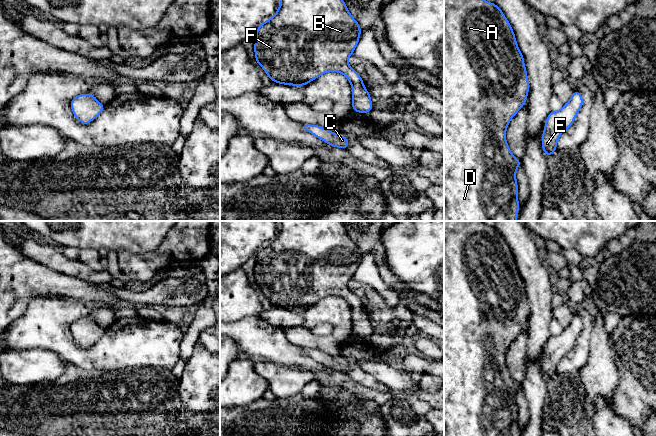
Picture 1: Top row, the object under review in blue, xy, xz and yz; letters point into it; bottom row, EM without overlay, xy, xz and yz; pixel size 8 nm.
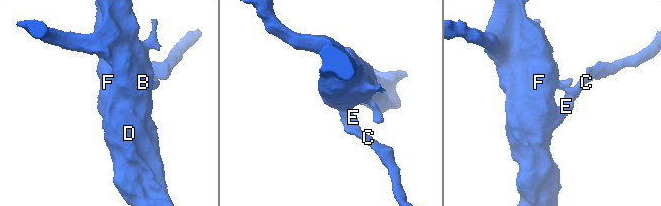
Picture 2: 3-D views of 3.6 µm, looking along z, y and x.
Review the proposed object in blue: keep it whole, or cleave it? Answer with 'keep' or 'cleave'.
keep

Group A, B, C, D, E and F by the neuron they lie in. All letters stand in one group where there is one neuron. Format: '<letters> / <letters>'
A B C D E F

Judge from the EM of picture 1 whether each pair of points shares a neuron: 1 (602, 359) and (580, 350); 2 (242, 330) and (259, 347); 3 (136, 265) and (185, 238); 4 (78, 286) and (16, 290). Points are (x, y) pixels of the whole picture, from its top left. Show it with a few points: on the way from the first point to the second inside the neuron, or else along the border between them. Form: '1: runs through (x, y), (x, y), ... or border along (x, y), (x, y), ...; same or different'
1: border along (593, 331), (590, 337), (590, 356), (578, 371); different
2: runs through (246, 334), (255, 343); same
3: runs through (148, 264), (173, 250); same
4: runs through (63, 286), (31, 286); same

